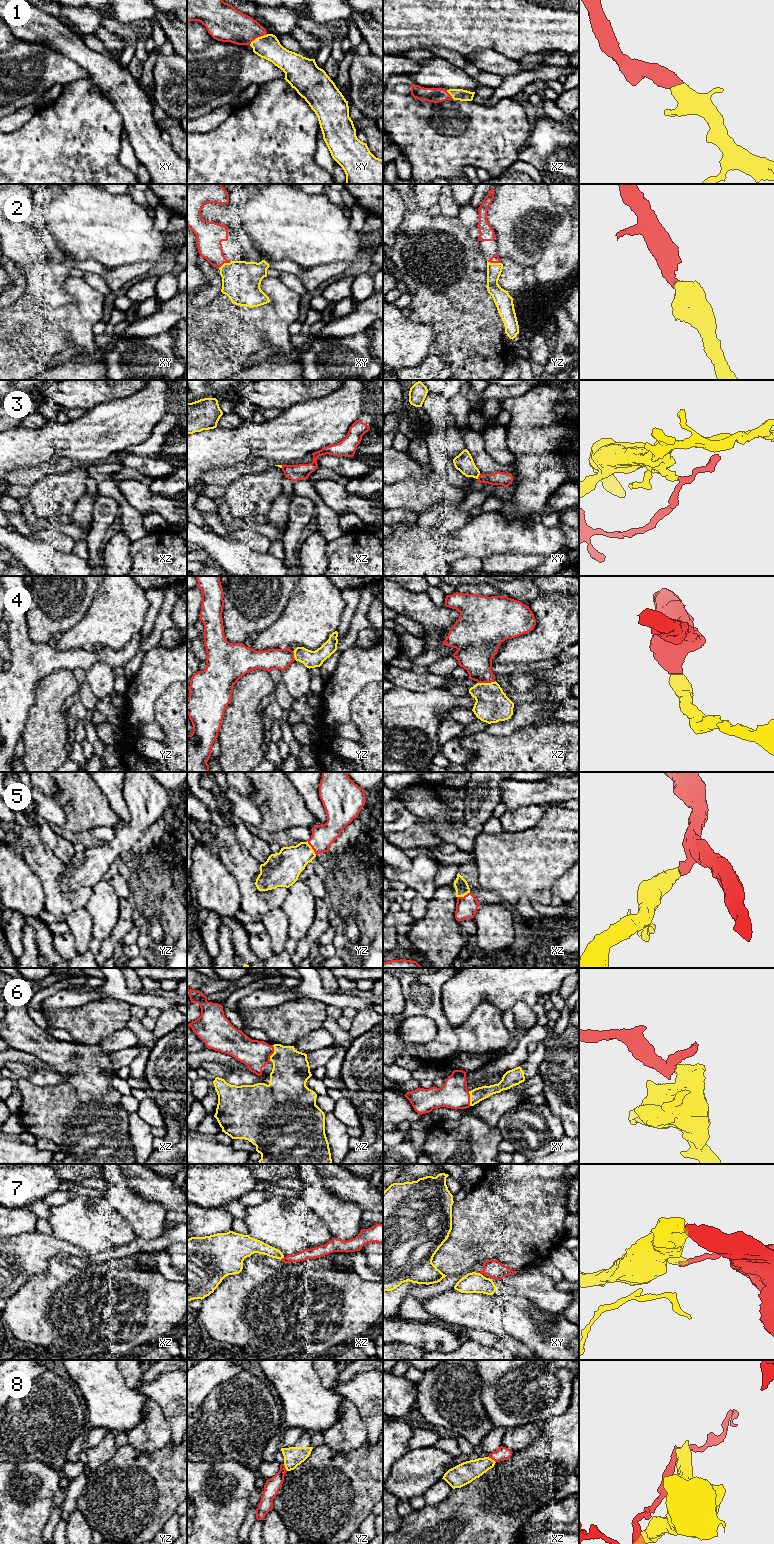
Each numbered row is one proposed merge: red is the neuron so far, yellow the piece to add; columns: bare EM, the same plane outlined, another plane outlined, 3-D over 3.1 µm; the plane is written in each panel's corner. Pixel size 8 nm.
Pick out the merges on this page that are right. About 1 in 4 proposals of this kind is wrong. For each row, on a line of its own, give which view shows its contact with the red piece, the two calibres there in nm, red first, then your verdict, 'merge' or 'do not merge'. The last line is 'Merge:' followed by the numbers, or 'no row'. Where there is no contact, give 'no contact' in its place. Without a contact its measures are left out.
1: xy | 280/190 nm | merge
2: yz | 60/120 nm | merge
3: xy | 110/150 nm | do not merge
4: xz | 280/280 nm | merge
5: yz | 180/240 nm | merge
6: xz | 220/300 nm | merge
7: xy | 140/160 nm | do not merge
8: xz | 110/170 nm | do not merge
Merge: 1, 2, 4, 5, 6

